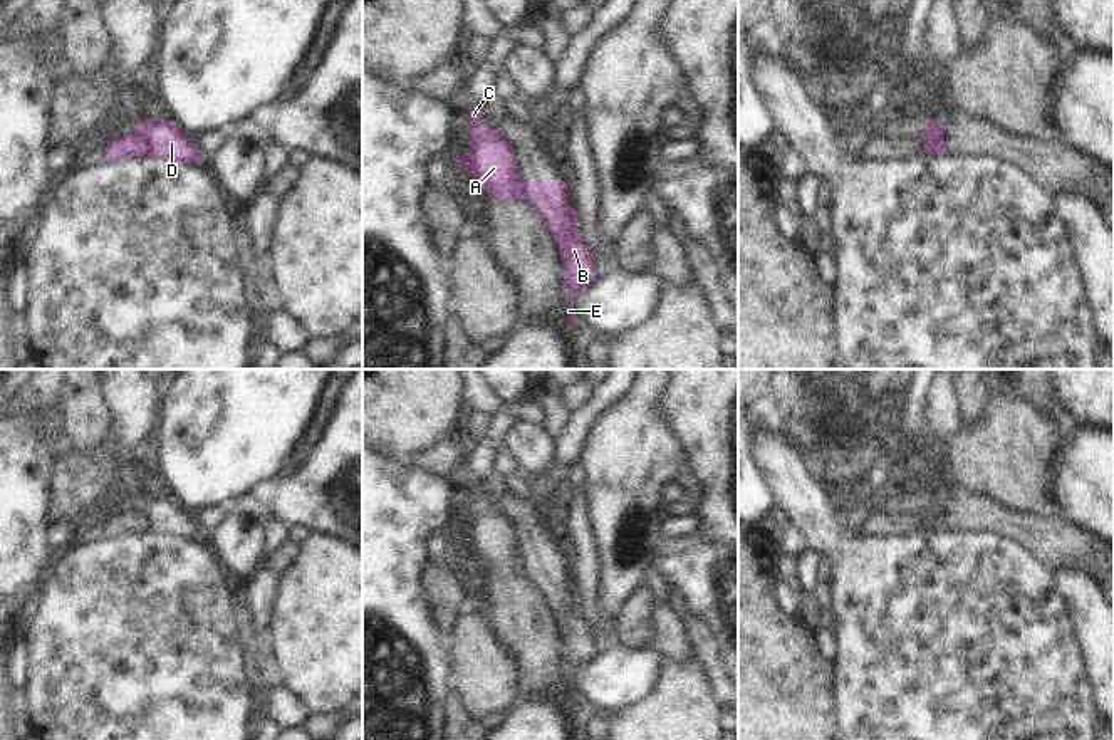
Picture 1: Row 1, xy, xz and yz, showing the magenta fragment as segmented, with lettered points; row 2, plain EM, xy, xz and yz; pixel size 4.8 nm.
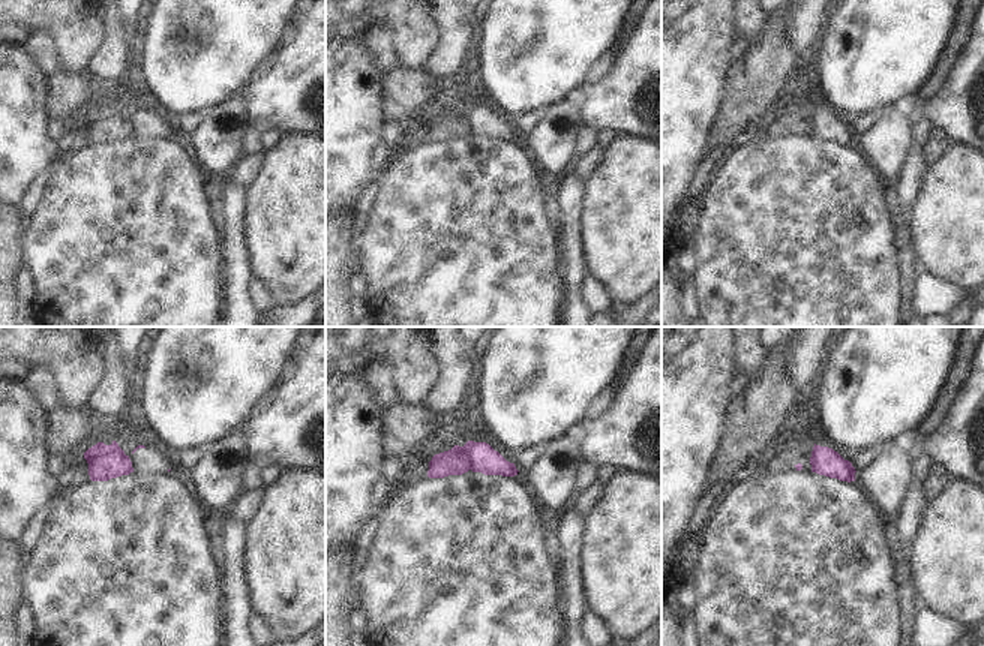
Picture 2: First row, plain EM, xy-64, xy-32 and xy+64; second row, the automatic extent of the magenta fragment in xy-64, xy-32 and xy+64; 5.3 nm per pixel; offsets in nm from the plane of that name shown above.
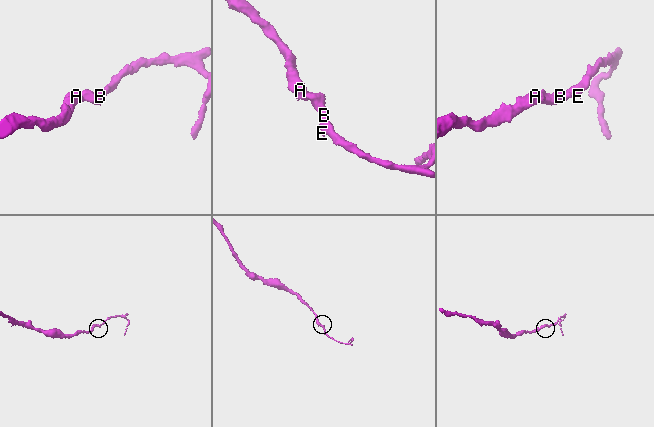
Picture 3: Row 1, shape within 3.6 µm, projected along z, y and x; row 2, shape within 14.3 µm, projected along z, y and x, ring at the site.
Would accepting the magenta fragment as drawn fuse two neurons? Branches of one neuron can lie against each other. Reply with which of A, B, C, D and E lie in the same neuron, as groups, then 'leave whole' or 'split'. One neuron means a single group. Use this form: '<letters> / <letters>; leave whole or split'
A C / B D E; split

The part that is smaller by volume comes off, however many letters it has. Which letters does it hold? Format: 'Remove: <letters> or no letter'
Remove: B, D, E

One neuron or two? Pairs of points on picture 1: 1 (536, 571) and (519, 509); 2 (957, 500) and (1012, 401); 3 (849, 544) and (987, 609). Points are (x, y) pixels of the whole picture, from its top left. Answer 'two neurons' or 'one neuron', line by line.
1: one neuron
2: two neurons
3: one neuron

